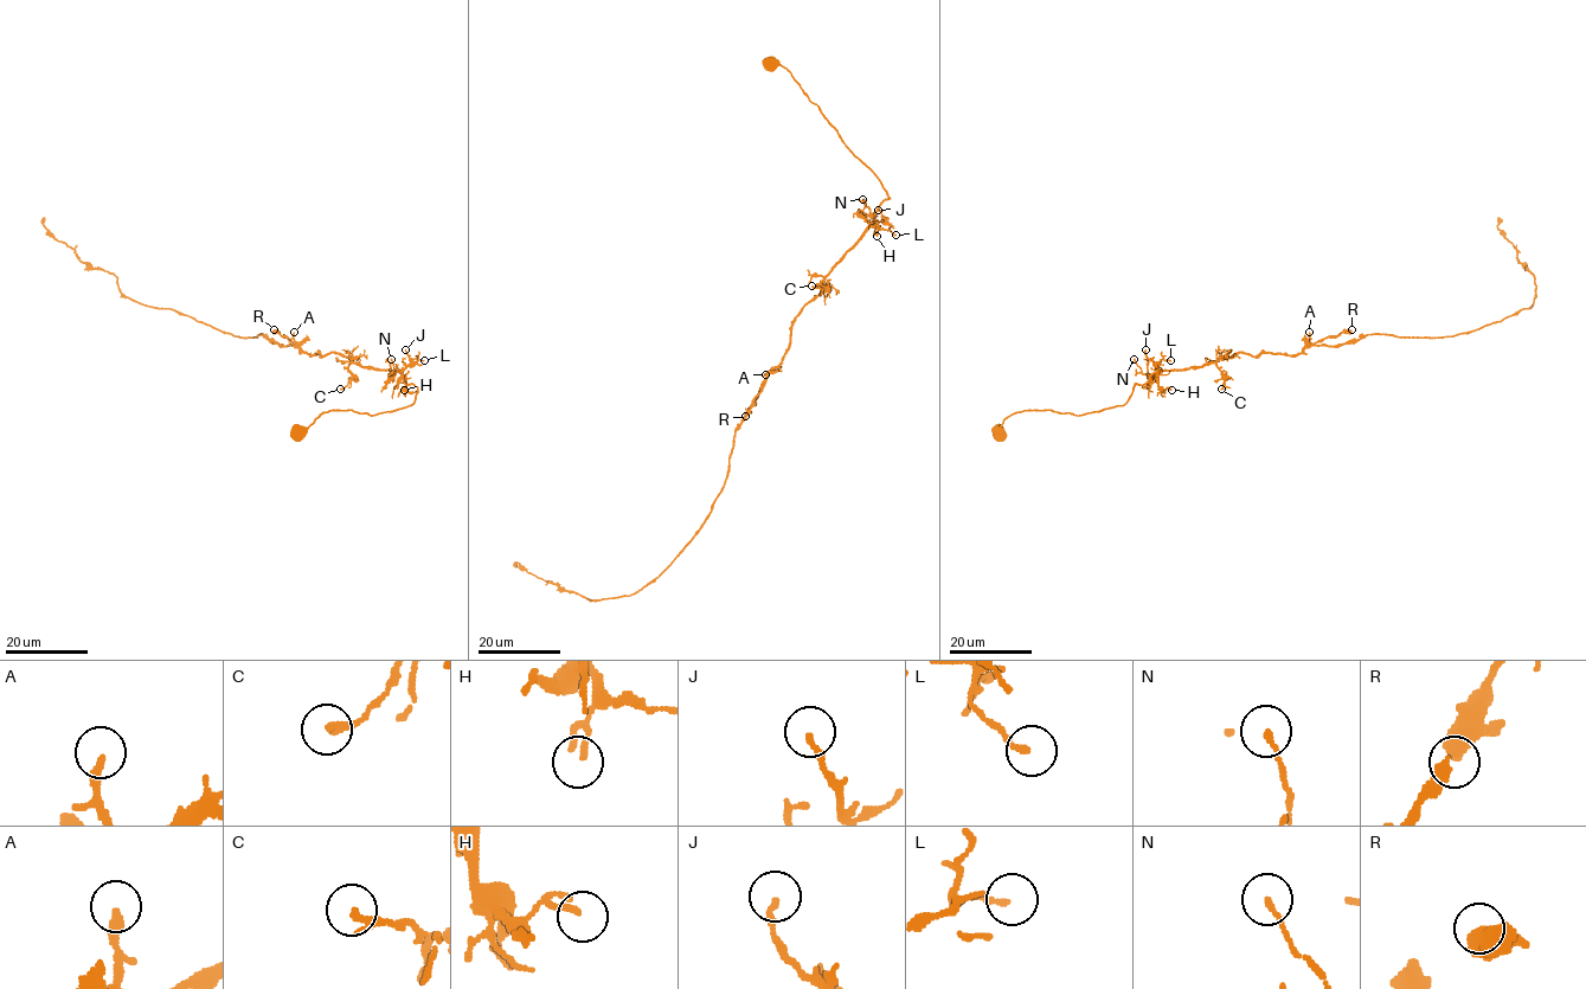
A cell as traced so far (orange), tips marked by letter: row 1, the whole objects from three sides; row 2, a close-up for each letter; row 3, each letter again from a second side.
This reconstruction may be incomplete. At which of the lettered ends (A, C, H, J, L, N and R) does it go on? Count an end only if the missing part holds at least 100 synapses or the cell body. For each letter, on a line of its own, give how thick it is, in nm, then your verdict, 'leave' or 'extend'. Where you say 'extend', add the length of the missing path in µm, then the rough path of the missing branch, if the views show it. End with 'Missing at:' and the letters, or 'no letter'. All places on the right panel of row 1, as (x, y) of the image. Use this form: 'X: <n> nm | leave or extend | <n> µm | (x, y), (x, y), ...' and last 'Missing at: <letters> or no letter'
A: 260 nm | leave
C: 240 nm | leave
H: 150 nm | leave
J: 180 nm | leave
L: 160 nm | leave
N: 140 nm | leave
R: 600 nm | leave
Missing at: no letter

